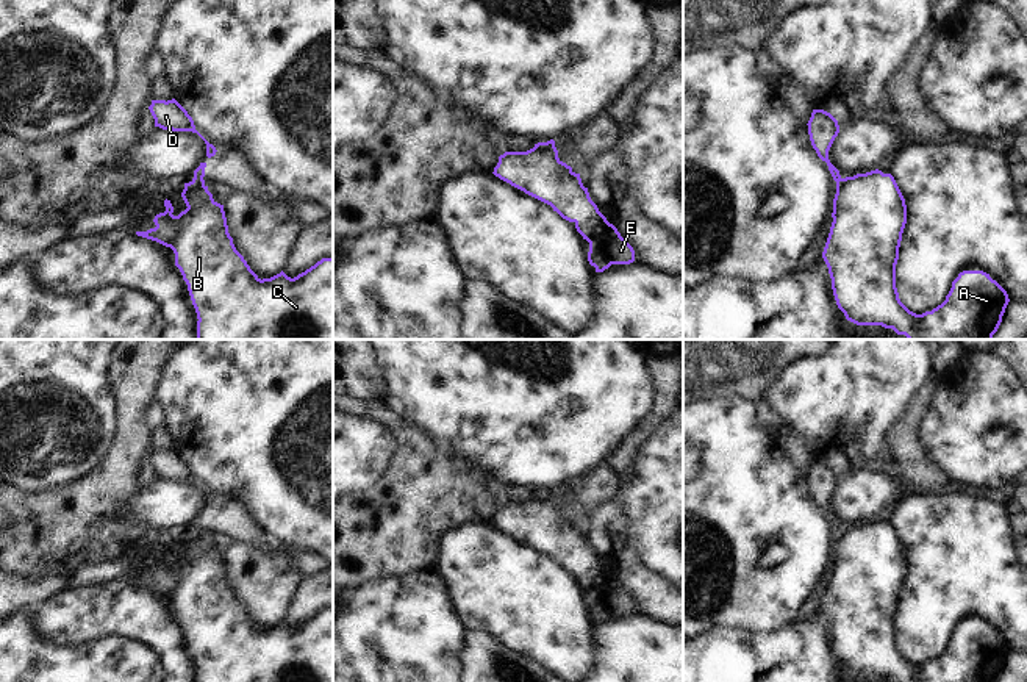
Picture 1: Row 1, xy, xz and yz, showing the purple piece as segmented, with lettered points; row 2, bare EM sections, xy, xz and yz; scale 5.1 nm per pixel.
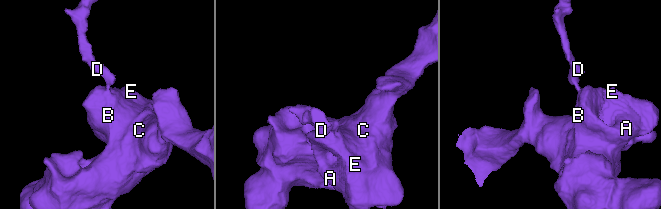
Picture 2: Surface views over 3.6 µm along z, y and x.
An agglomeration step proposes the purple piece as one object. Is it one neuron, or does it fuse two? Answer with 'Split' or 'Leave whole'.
Split

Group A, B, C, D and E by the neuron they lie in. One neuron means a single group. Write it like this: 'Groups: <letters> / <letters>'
Groups: A B C E / D

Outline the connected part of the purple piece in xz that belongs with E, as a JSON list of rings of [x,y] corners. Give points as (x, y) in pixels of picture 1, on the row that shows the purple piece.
[[[538,142],[527,152],[505,152],[492,174],[574,222],[589,242],[588,261],[596,272],[603,272],[611,264],[635,261],[633,247],[599,211],[580,174],[558,158],[555,145]]]

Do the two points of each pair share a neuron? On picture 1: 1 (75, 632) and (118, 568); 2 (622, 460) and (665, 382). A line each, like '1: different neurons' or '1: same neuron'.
1: different neurons
2: same neuron

